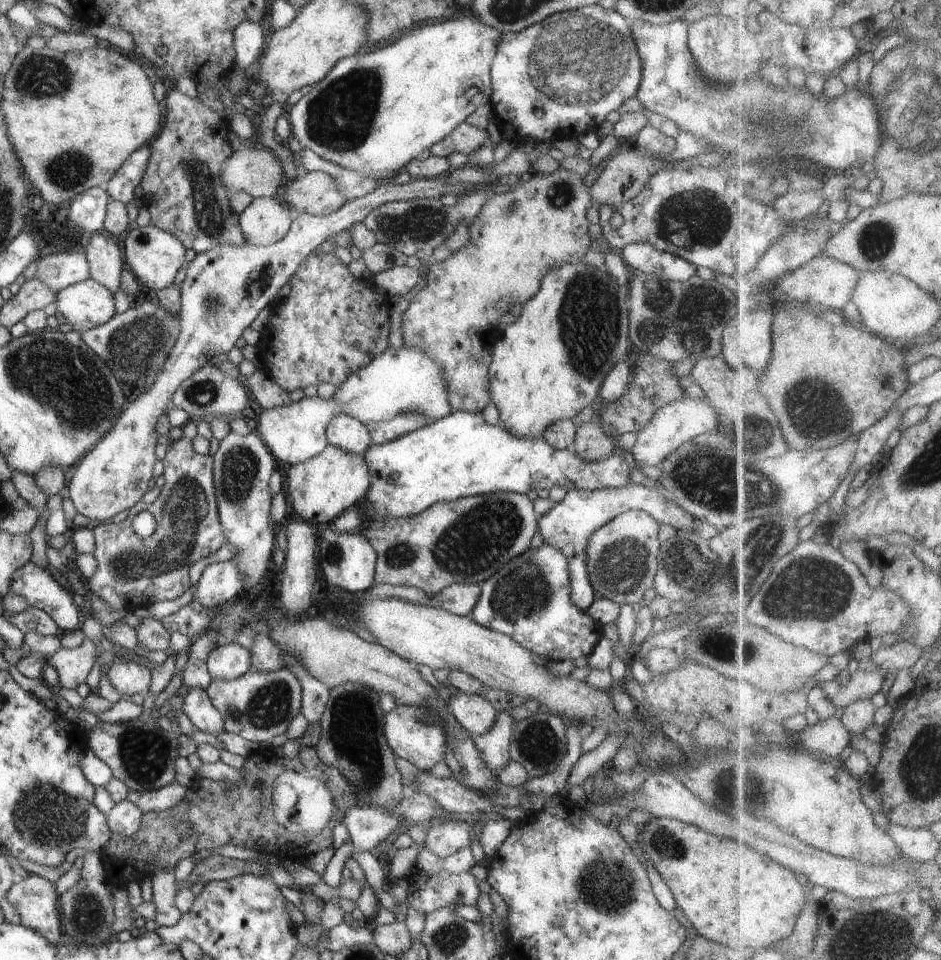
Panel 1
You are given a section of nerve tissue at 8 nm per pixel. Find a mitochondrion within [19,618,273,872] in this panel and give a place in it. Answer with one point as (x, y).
(143, 755)

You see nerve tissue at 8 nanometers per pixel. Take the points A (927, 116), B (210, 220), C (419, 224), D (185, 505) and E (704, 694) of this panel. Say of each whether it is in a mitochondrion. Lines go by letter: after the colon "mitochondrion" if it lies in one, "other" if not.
A: mitochondrion
B: mitochondrion
C: mitochondrion
D: mitochondrion
E: mitochondrion

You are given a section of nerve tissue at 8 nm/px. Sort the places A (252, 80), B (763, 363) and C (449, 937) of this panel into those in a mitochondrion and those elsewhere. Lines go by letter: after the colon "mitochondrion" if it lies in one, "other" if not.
A: other
B: other
C: mitochondrion

